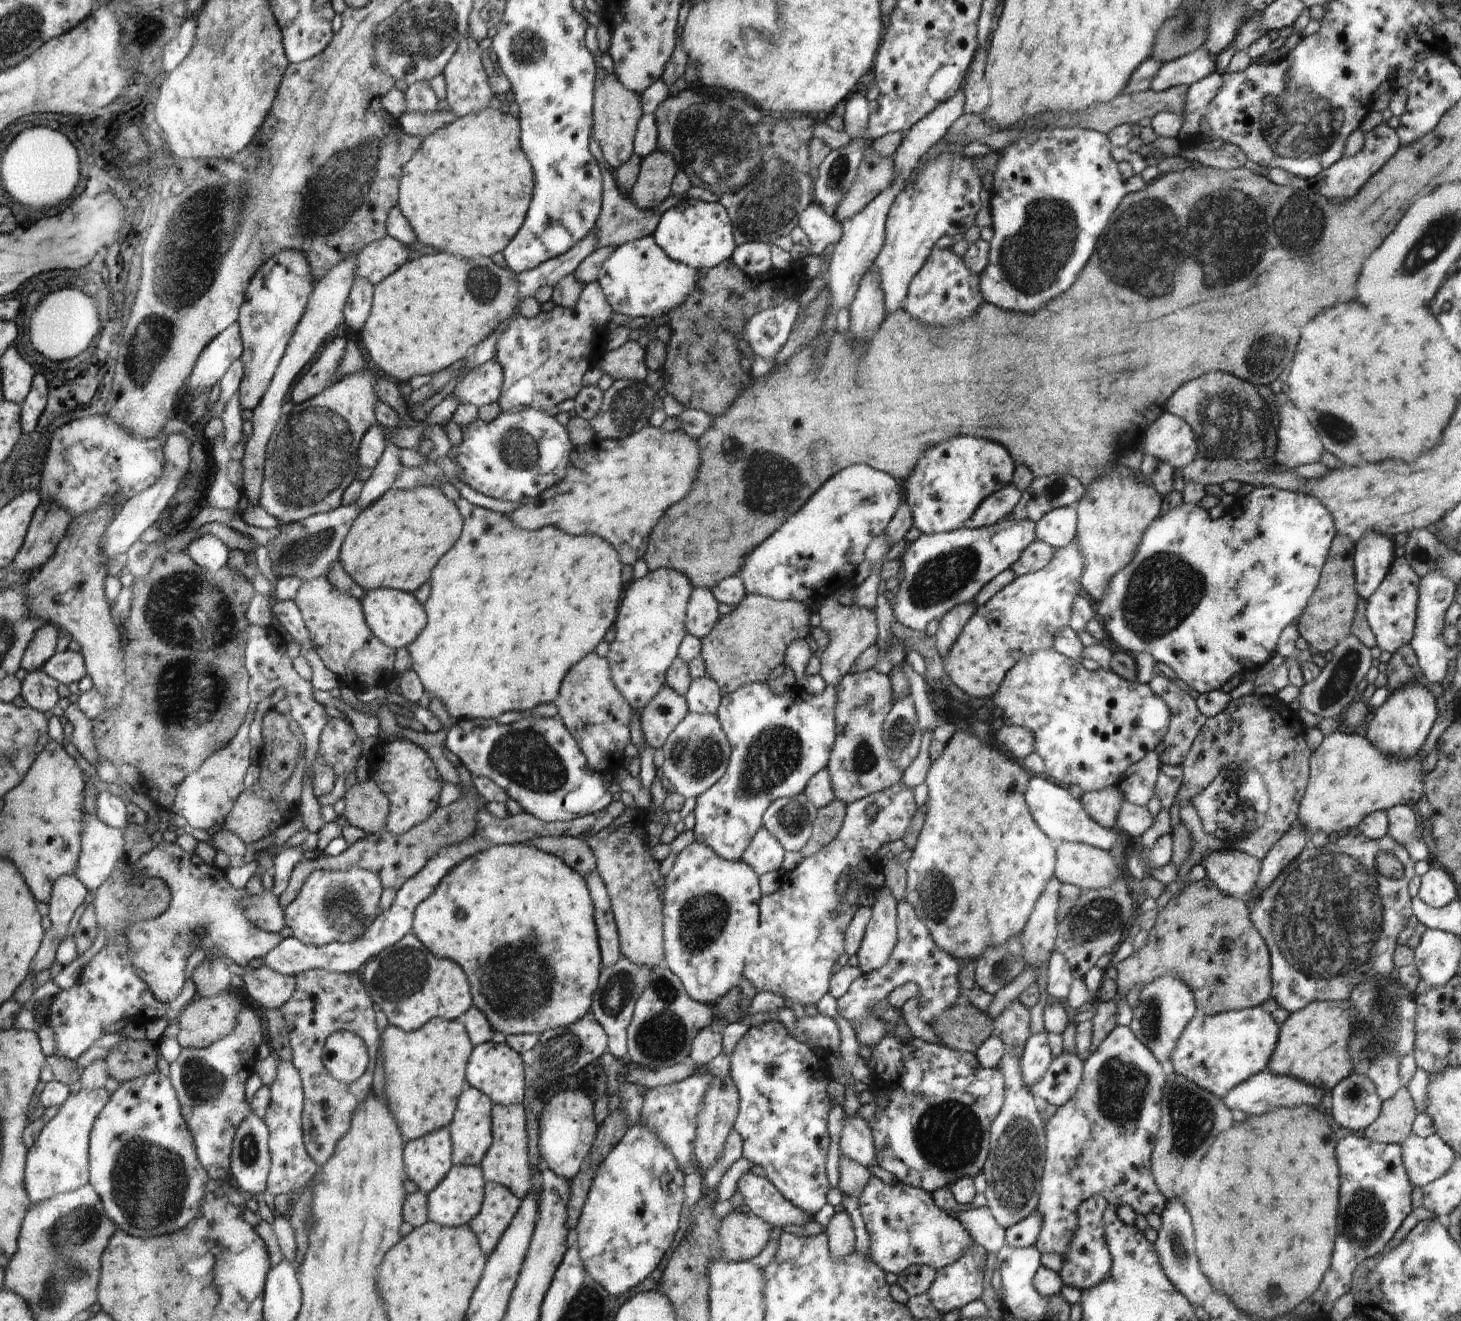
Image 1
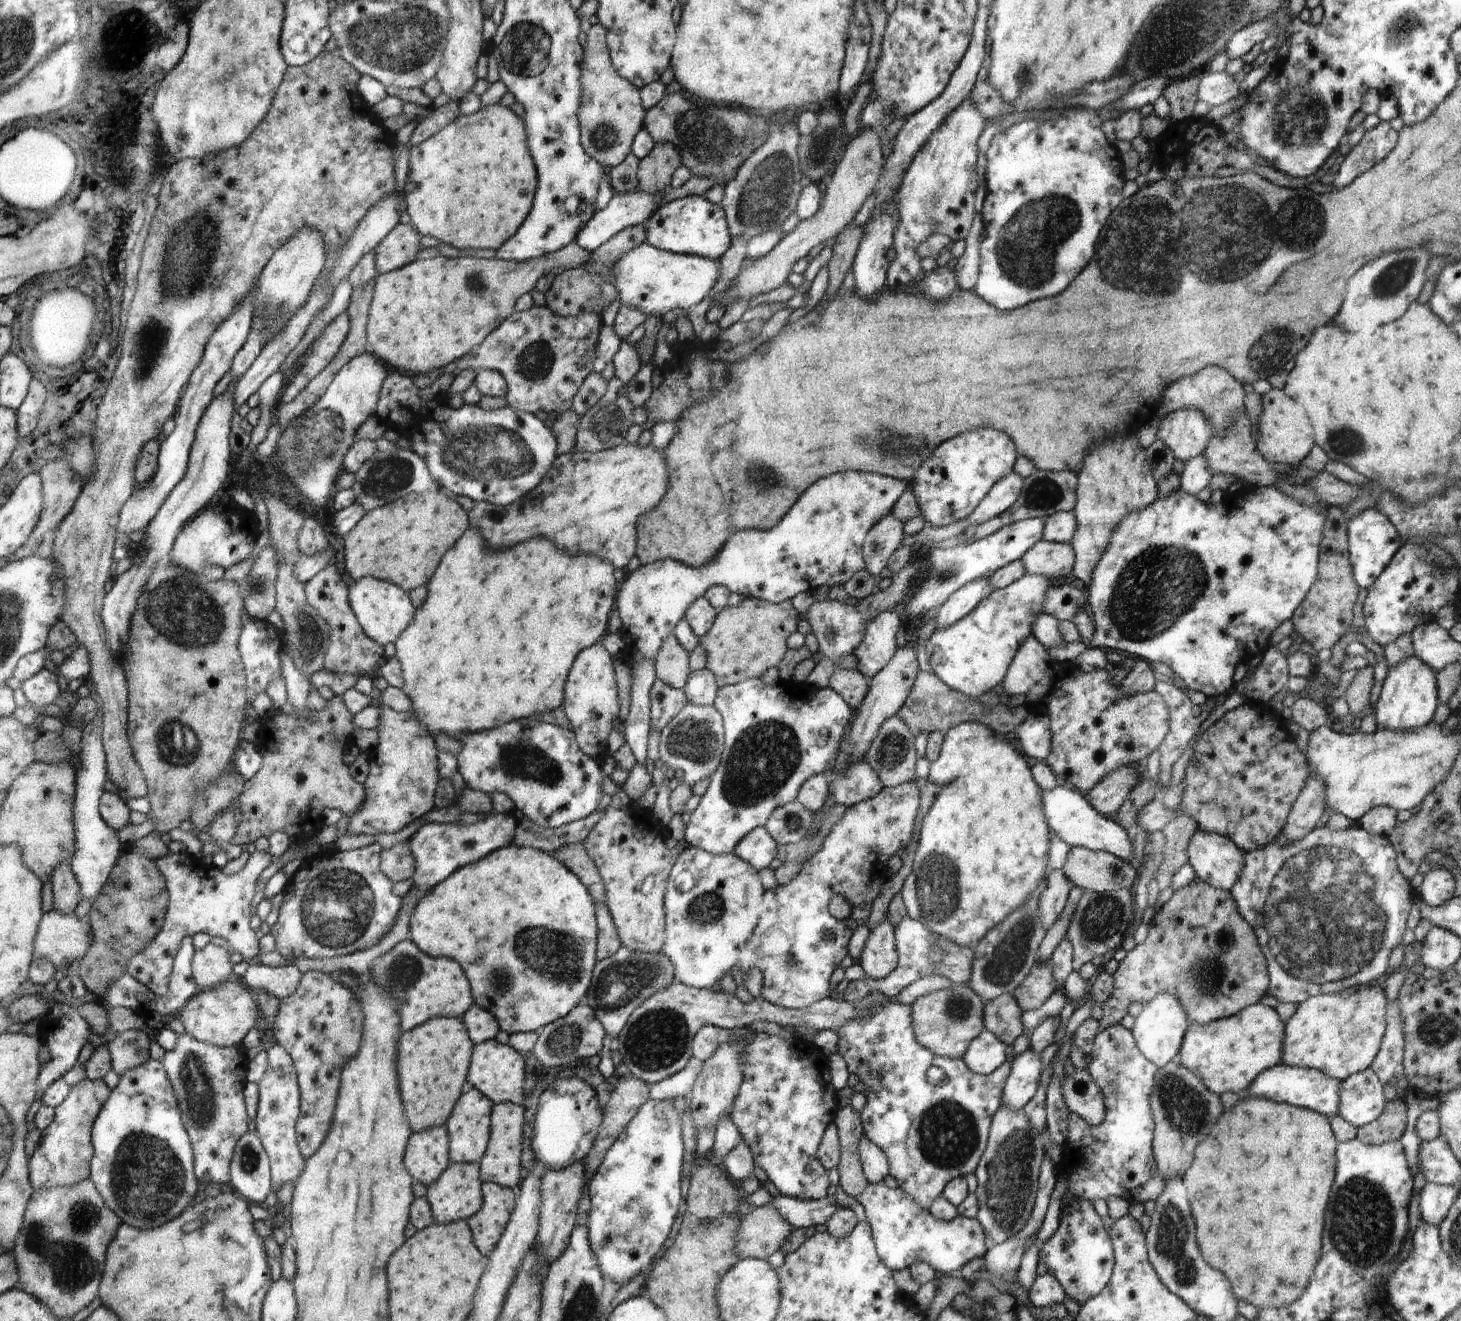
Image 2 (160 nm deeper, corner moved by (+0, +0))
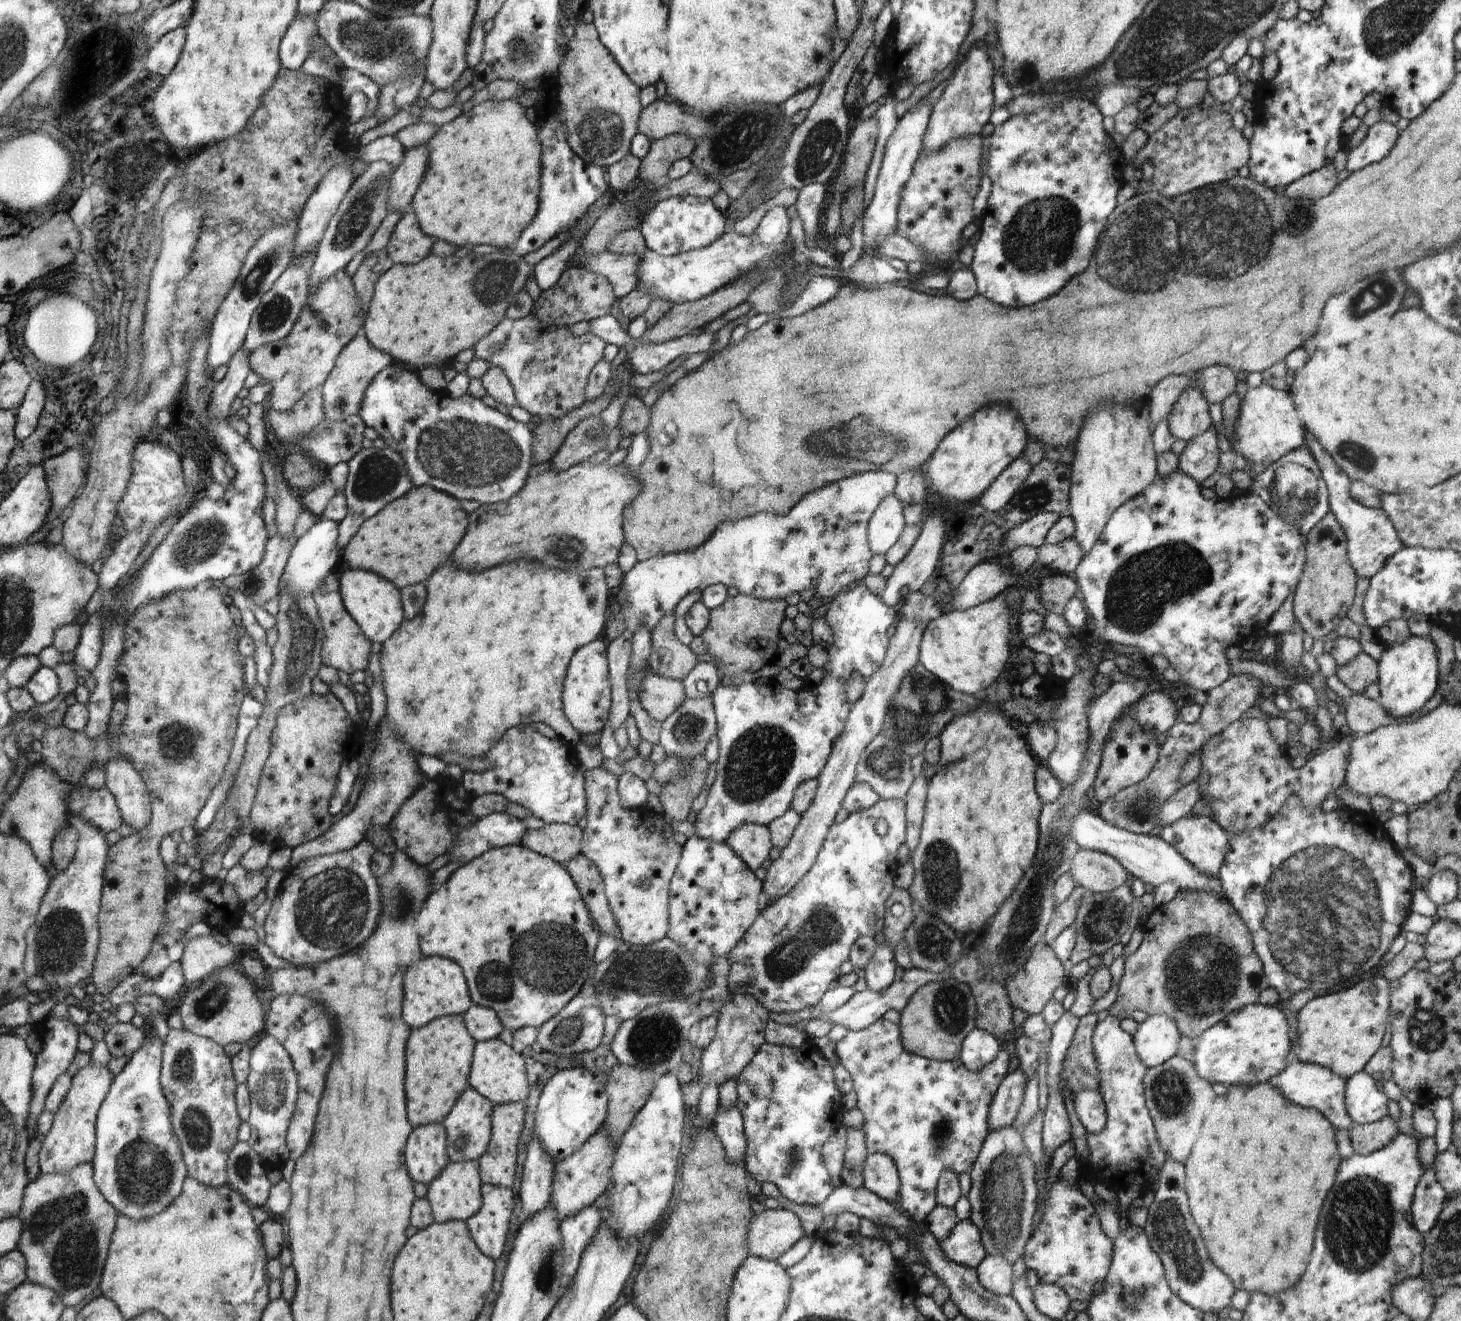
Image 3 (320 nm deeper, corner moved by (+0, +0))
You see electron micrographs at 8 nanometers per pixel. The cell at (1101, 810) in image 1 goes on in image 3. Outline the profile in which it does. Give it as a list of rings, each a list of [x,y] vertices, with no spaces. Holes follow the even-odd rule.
[[[1133,705],[1126,707],[1123,713],[1113,721],[1111,733],[1108,733],[1105,745],[1101,750],[1101,761],[1097,770],[1097,777],[1094,781],[1094,796],[1098,802],[1102,802],[1118,791],[1140,782],[1156,764],[1159,759],[1161,745],[1157,738],[1146,732],[1131,715]]]

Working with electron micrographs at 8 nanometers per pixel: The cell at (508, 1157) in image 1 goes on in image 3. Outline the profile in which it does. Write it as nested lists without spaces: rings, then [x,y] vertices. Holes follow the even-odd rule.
[[[525,1102],[494,1105],[494,1112],[491,1114],[490,1148],[478,1160],[484,1185],[512,1188],[512,1184],[516,1180],[516,1176],[514,1176],[514,1168],[516,1168],[516,1160],[518,1160],[516,1152],[518,1152],[520,1132],[522,1132],[524,1121]]]

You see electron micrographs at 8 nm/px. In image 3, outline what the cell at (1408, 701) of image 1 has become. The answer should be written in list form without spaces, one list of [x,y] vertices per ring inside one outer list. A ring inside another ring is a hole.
[[[1410,635],[1403,641],[1386,645],[1386,650],[1379,658],[1379,706],[1386,714],[1396,718],[1404,718],[1408,714],[1420,710],[1438,690],[1438,667],[1437,648],[1433,641],[1426,638]]]

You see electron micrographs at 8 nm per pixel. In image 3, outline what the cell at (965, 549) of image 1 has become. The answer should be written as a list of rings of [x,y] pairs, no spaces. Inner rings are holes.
[[[1043,512],[1035,514],[1005,536],[1007,546],[1000,554],[1000,559],[1007,559],[1008,554],[1014,552],[1019,546],[1031,546],[1037,549],[1046,542],[1047,532],[1062,518],[1062,514]]]

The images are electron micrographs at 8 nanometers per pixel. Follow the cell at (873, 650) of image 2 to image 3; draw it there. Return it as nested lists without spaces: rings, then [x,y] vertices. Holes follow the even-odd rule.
[[[860,582],[853,588],[841,592],[830,601],[830,608],[825,614],[826,624],[832,631],[832,644],[826,648],[828,660],[823,666],[823,677],[811,690],[790,692],[777,682],[764,685],[754,683],[741,684],[737,687],[719,685],[711,694],[717,736],[719,738],[719,757],[714,763],[714,777],[711,779],[708,799],[696,818],[695,835],[706,840],[725,843],[726,839],[740,826],[746,823],[764,824],[786,815],[791,808],[793,794],[802,782],[816,779],[822,774],[827,760],[834,750],[836,740],[845,731],[851,704],[847,699],[846,681],[854,674],[862,675],[864,682],[878,671],[884,662],[889,645],[886,630],[896,624],[898,612],[873,595],[868,587]]]

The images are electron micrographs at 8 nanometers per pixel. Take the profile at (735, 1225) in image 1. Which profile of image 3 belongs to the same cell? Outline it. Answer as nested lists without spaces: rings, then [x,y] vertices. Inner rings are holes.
[[[767,1209],[751,1220],[749,1251],[774,1261],[804,1236],[800,1219],[788,1209]]]

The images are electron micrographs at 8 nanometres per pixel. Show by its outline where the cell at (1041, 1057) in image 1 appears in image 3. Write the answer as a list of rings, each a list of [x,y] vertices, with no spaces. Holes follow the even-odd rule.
[[[1017,1068],[1009,1073],[999,1086],[999,1092],[994,1096],[990,1108],[990,1132],[998,1132],[1010,1127],[1018,1114],[1018,1109],[1024,1098],[1027,1077]]]

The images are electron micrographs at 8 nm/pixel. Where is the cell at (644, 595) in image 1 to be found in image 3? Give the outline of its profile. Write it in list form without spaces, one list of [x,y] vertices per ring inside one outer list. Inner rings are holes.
[[[873,470],[828,484],[820,492],[808,494],[806,500],[796,503],[786,516],[772,513],[756,513],[742,517],[737,521],[724,521],[715,528],[714,534],[706,543],[688,552],[668,553],[666,556],[651,557],[638,561],[627,573],[621,584],[627,590],[629,600],[623,612],[625,628],[634,634],[640,623],[646,623],[652,630],[659,620],[682,602],[683,598],[708,585],[723,584],[726,588],[736,586],[746,596],[764,599],[784,599],[786,595],[802,592],[806,588],[817,589],[819,582],[822,588],[832,588],[832,594],[840,594],[848,584],[858,582],[869,574],[873,557],[867,539],[867,526],[873,512],[886,496],[893,494],[898,477],[888,471]]]

